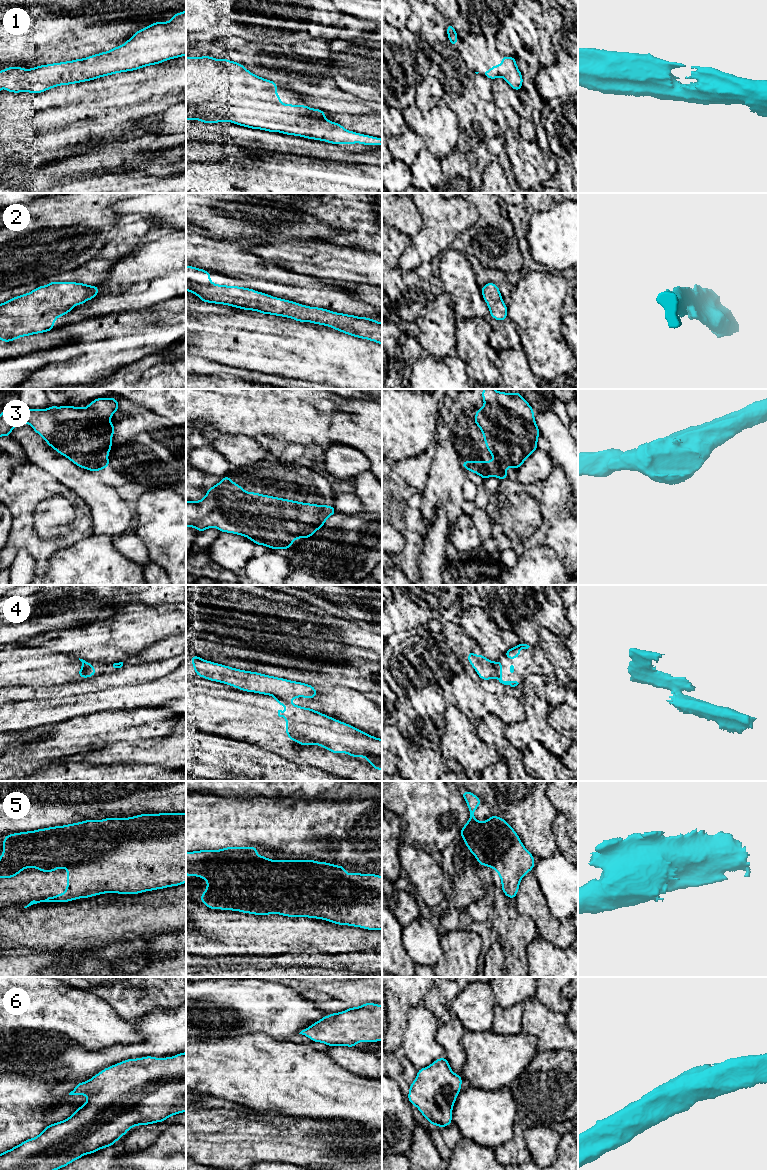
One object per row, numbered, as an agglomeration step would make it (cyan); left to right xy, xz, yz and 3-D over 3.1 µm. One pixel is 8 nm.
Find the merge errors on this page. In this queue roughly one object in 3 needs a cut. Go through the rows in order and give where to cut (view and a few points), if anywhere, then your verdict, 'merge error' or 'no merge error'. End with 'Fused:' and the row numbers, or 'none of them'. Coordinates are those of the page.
1: no cut | no merge error
2: no cut | no merge error
3: no cut | no merge error
4: xz (275, 696), (289, 701) | merge error
5: no cut | no merge error
6: no cut | no merge error
Fused: 4

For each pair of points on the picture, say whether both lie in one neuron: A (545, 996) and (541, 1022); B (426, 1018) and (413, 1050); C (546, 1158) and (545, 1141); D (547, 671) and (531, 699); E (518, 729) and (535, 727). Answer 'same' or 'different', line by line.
A: different
B: same
C: same
D: different
E: same

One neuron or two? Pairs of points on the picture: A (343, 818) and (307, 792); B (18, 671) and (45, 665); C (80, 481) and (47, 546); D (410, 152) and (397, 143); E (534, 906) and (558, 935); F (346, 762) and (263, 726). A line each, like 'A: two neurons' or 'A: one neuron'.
A: two neurons
B: one neuron
C: two neurons
D: one neuron
E: one neuron
F: one neuron

